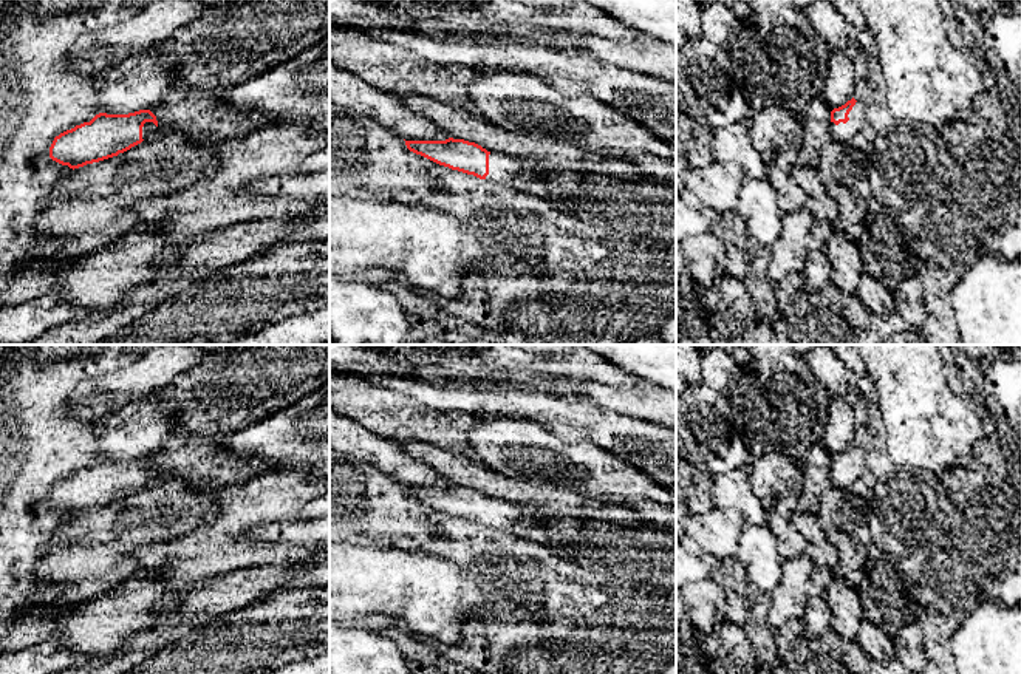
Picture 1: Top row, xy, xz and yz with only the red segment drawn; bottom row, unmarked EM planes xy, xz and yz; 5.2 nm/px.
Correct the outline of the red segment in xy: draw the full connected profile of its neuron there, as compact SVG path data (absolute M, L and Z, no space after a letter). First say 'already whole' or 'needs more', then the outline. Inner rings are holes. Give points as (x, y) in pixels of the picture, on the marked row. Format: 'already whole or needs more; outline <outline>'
needs more; outline M150 110L128 114L97 114L54 138L50 158L70 168L99 162L158 136L156 116Z

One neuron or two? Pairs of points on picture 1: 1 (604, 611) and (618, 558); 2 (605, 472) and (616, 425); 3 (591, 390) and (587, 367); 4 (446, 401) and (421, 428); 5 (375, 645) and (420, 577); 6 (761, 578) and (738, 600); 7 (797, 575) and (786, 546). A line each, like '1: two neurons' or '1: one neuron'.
1: two neurons
2: two neurons
3: two neurons
4: two neurons
5: two neurons
6: two neurons
7: two neurons

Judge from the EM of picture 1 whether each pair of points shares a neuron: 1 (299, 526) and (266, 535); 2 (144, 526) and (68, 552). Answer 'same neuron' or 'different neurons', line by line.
1: same neuron
2: same neuron

